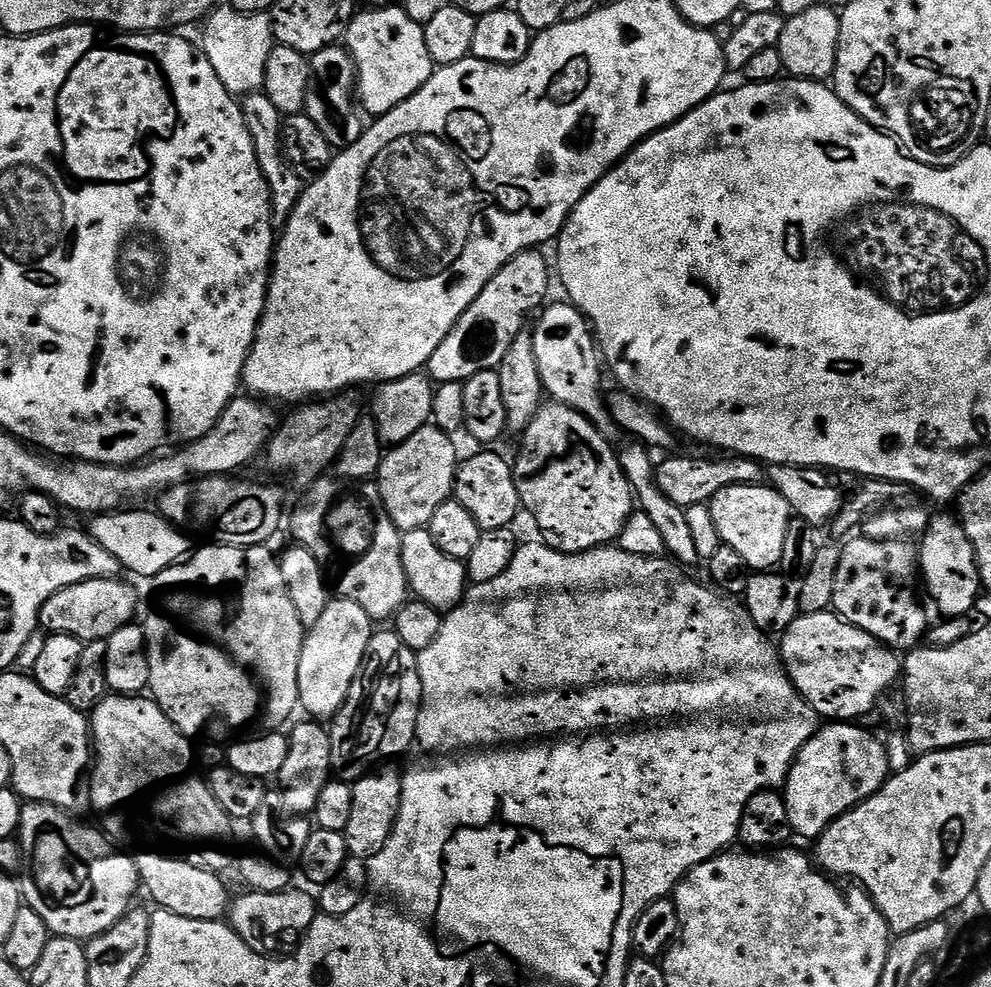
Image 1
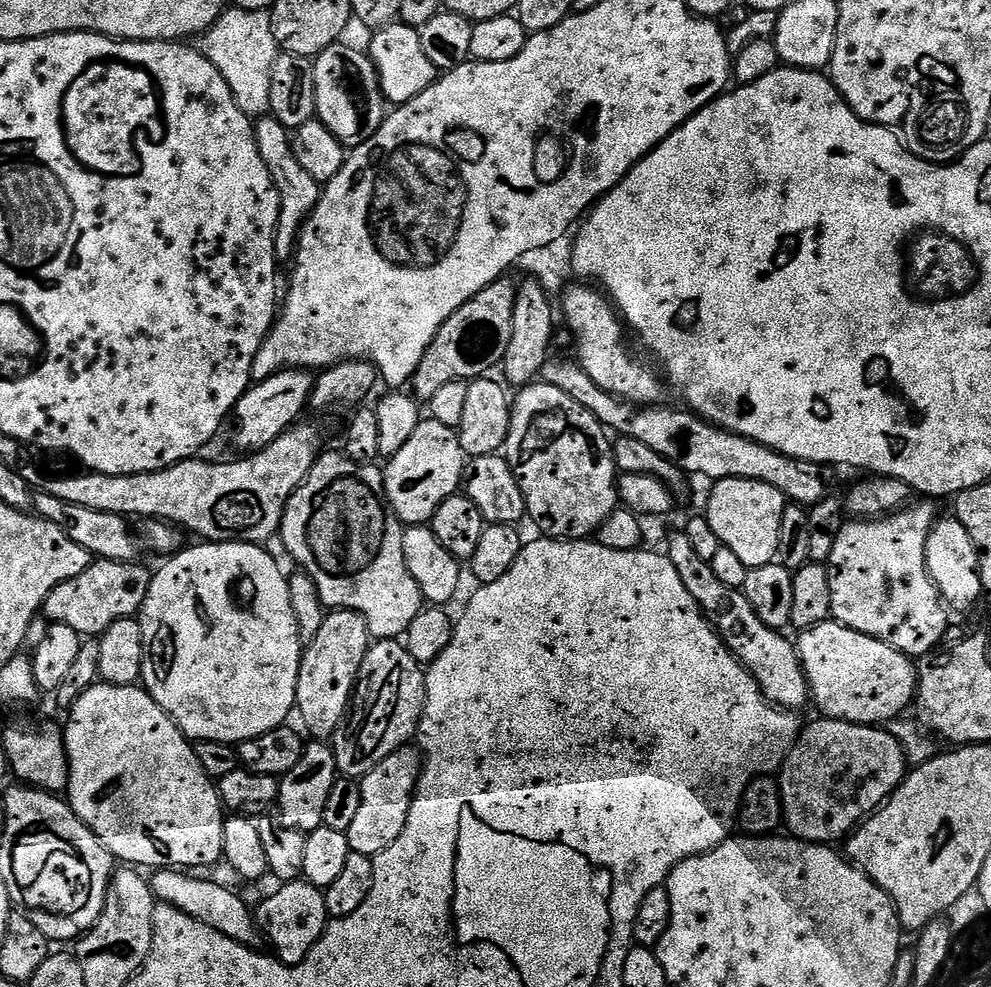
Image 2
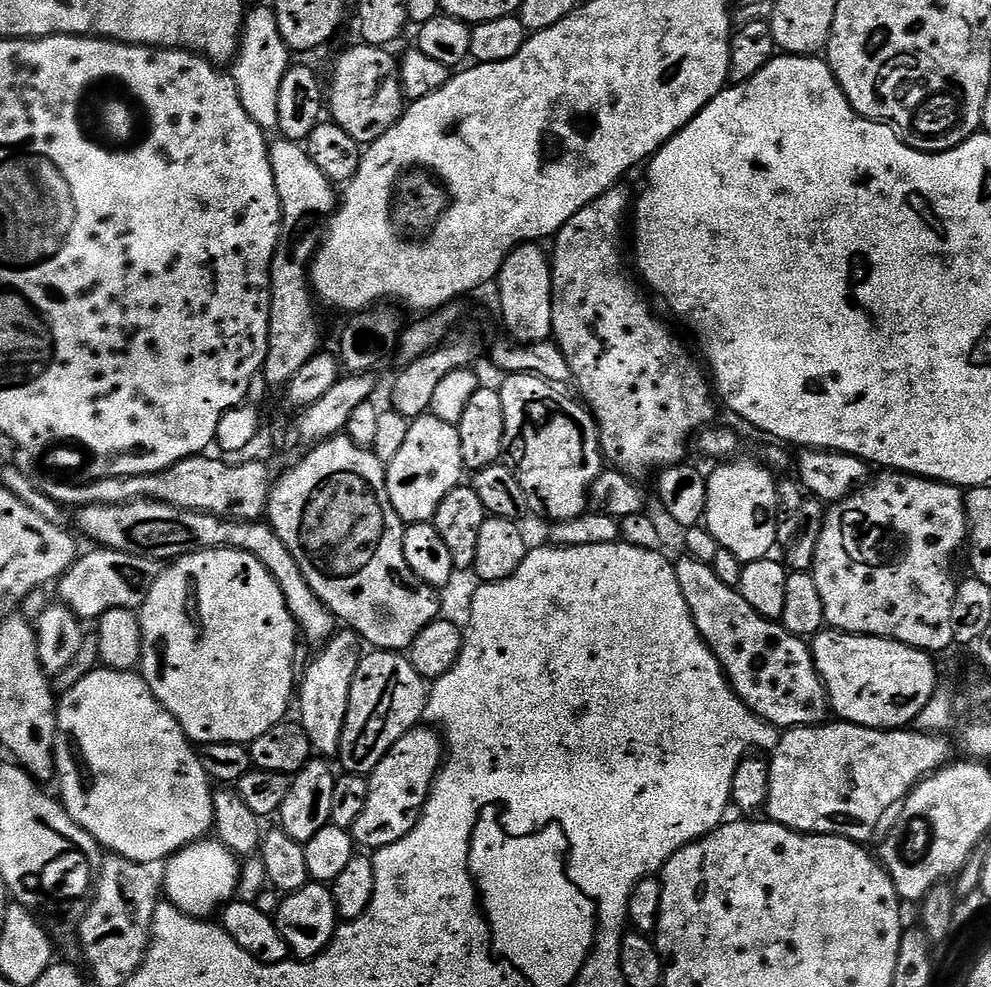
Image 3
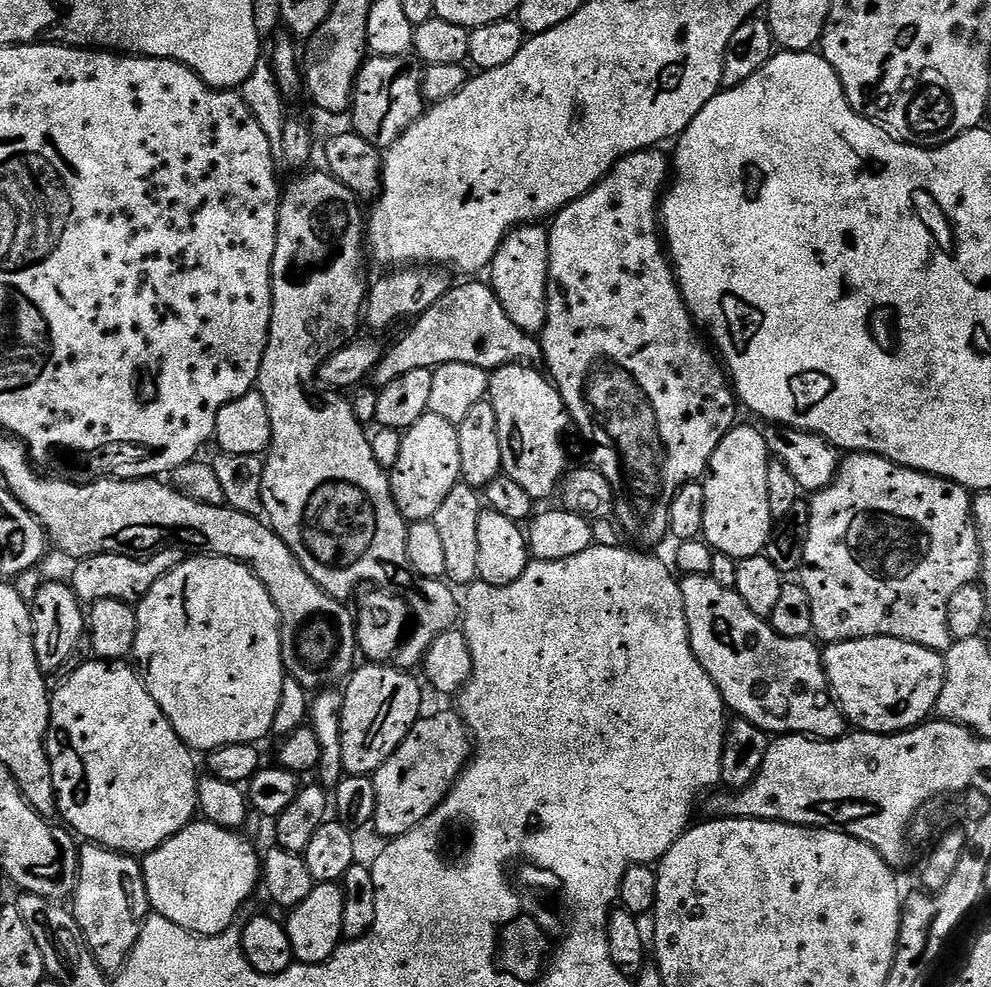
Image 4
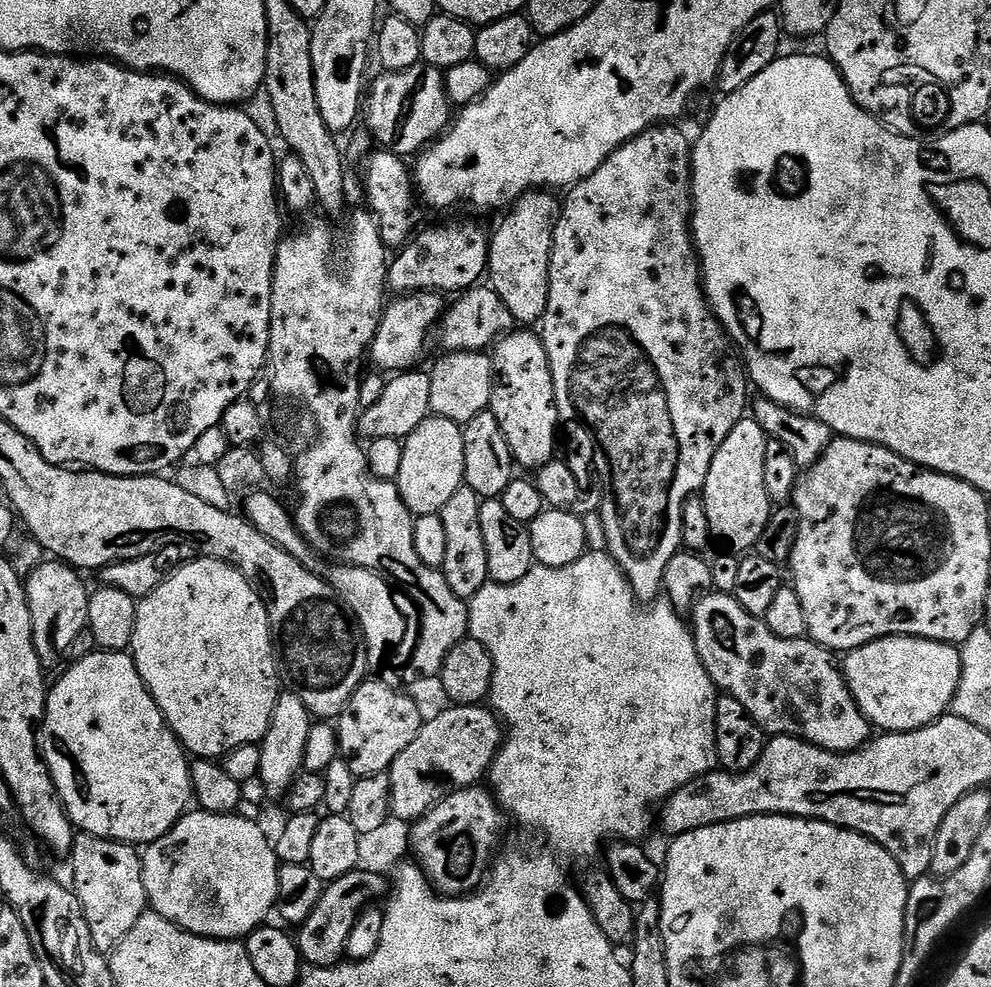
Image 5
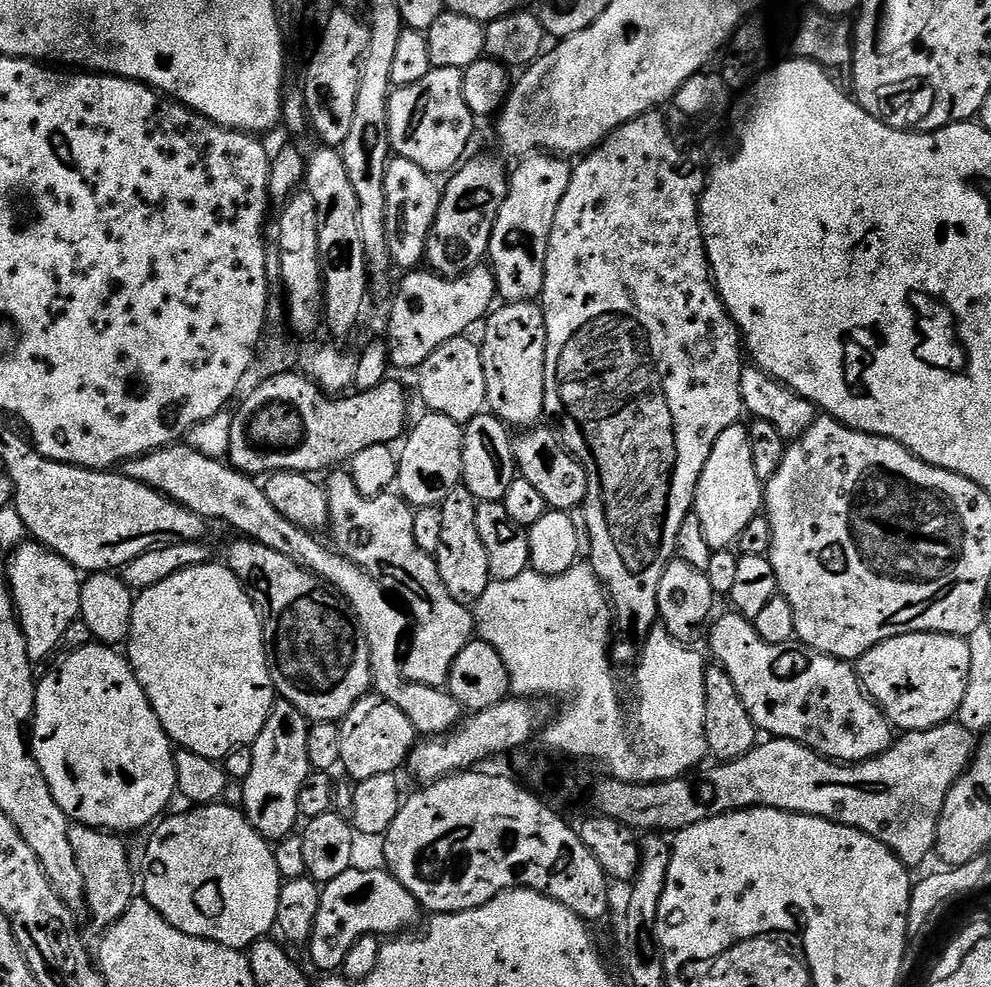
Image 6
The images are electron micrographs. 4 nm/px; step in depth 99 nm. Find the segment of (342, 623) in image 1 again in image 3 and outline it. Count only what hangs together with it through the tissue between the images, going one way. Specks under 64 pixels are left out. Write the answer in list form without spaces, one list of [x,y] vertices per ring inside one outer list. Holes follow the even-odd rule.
[[[351,630],[337,631],[336,635],[311,657],[305,672],[305,680],[298,684],[298,723],[310,738],[313,753],[320,758],[336,758],[340,755],[342,730],[346,722],[346,710],[350,706],[350,686],[360,665],[361,637]]]

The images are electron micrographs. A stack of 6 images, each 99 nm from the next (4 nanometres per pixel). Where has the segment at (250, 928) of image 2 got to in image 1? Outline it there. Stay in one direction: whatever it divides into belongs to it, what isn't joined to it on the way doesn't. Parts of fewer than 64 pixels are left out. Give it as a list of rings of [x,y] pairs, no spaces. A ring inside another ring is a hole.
[[[144,850],[141,856],[135,857],[136,869],[140,875],[143,891],[153,900],[156,908],[165,908],[170,914],[178,914],[182,918],[198,918],[199,920],[224,920],[230,911],[230,895],[228,888],[223,884],[221,877],[215,872],[207,872],[195,868],[185,860],[172,854],[161,854],[155,850]]]

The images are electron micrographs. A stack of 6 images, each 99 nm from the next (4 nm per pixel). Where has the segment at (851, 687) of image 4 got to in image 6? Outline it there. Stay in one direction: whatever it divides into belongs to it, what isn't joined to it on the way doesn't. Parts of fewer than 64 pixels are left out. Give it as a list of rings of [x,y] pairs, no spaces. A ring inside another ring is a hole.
[[[945,632],[902,634],[871,648],[855,661],[854,667],[865,693],[884,711],[893,729],[901,733],[925,732],[927,728],[949,723],[959,713],[970,682],[970,646],[965,637]]]

